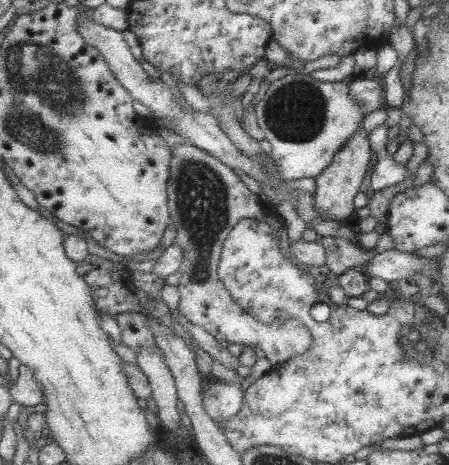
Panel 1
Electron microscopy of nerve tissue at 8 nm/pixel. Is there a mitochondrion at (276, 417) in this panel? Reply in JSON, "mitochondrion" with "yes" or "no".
{"mitochondrion":"no"}

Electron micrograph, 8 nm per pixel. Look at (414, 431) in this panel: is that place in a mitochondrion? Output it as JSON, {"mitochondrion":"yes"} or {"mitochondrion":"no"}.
{"mitochondrion":"no"}

